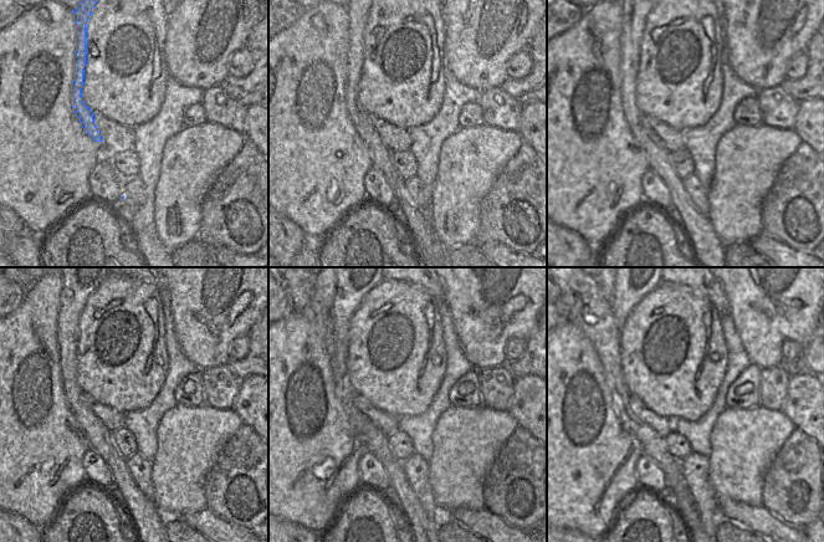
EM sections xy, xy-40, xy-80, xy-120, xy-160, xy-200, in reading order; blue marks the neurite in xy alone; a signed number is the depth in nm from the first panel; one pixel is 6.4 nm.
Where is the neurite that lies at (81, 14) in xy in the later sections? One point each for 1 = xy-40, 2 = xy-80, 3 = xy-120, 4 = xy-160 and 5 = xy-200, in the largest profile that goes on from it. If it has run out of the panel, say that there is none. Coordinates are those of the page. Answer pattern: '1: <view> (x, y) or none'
1: xy-40 (357, 14)
2: xy-80 (634, 14)
3: xy-120 (75, 292)
4: xy-160 (351, 292)
5: xy-200 (628, 292)

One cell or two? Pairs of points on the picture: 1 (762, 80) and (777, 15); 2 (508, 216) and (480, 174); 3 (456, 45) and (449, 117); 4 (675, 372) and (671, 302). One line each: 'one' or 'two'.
1: one
2: two
3: two
4: one

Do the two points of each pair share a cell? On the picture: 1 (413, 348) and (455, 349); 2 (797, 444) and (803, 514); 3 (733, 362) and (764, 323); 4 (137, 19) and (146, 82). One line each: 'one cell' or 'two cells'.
1: two cells
2: one cell
3: two cells
4: one cell

